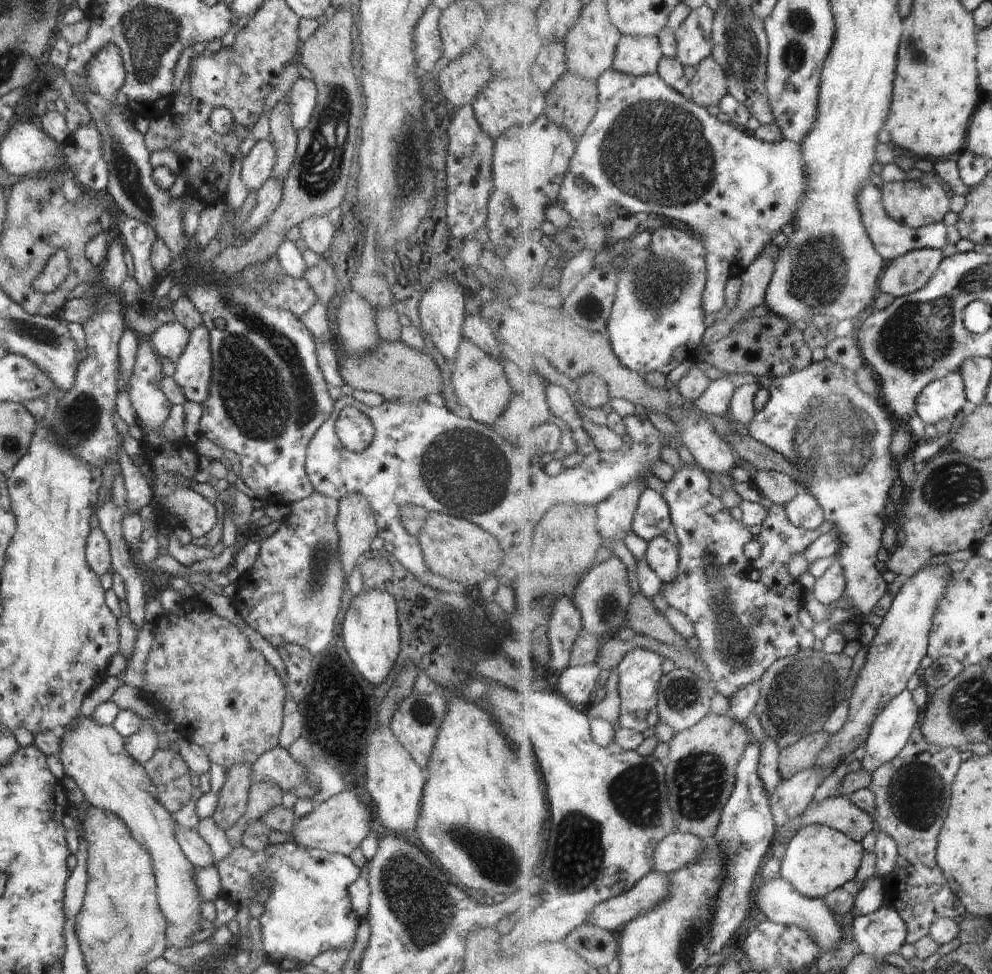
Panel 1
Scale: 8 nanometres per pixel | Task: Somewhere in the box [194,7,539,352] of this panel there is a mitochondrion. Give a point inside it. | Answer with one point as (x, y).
(322, 163)

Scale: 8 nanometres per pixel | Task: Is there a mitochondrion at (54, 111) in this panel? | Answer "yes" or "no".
no

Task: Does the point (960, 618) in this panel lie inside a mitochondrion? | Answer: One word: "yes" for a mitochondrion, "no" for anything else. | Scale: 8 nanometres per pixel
no

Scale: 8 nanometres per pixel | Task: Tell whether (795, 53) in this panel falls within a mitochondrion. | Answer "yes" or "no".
yes

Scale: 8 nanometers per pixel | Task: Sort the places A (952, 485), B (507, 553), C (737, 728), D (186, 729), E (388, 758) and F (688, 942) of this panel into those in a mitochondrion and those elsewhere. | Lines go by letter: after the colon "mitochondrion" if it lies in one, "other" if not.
A: mitochondrion
B: other
C: other
D: other
E: other
F: mitochondrion

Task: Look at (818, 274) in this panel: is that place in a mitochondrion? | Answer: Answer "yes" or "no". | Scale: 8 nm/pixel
yes

